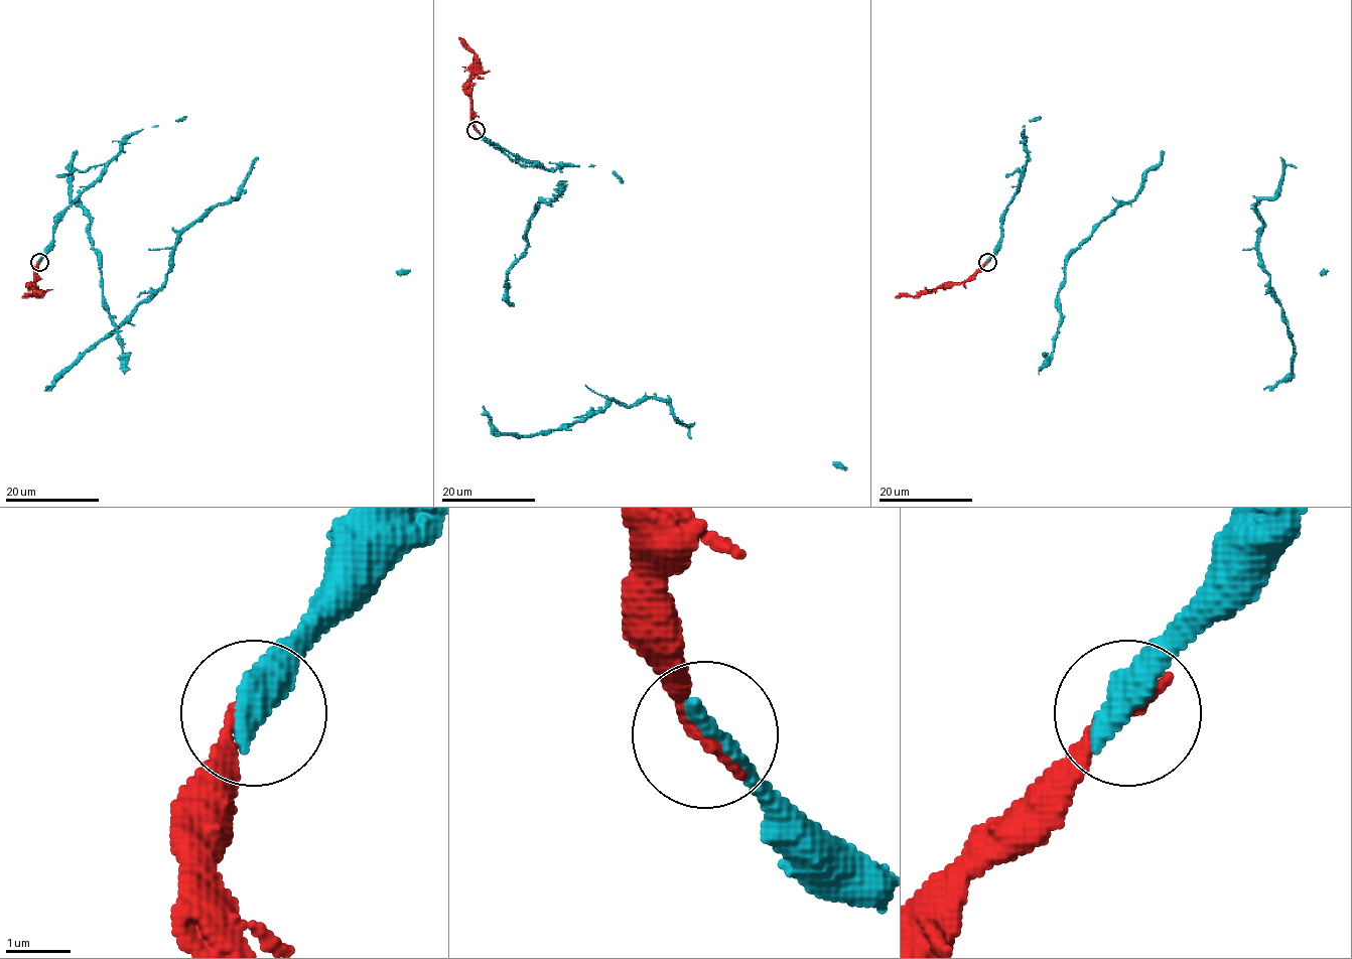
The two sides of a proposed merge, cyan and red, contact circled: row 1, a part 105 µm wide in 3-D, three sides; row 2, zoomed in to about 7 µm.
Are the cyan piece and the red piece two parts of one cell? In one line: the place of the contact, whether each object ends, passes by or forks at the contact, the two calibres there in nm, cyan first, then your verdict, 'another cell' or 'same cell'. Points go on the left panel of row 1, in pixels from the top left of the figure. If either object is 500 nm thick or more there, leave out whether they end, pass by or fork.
(39, 262) | 500/220 nm | same cell

